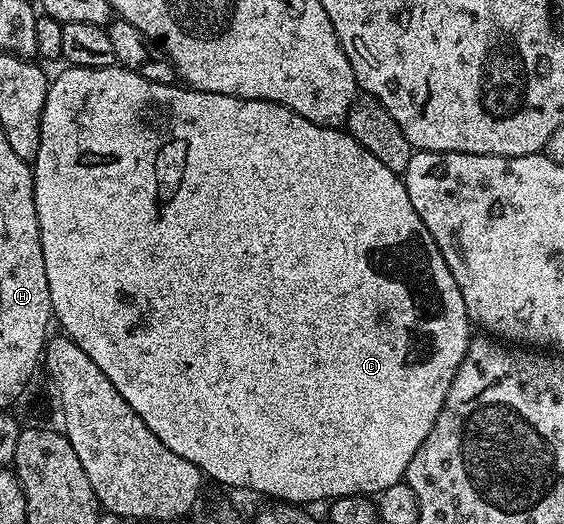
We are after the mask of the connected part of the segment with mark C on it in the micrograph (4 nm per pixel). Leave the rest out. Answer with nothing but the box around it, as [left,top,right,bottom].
[32,66,472,506]

